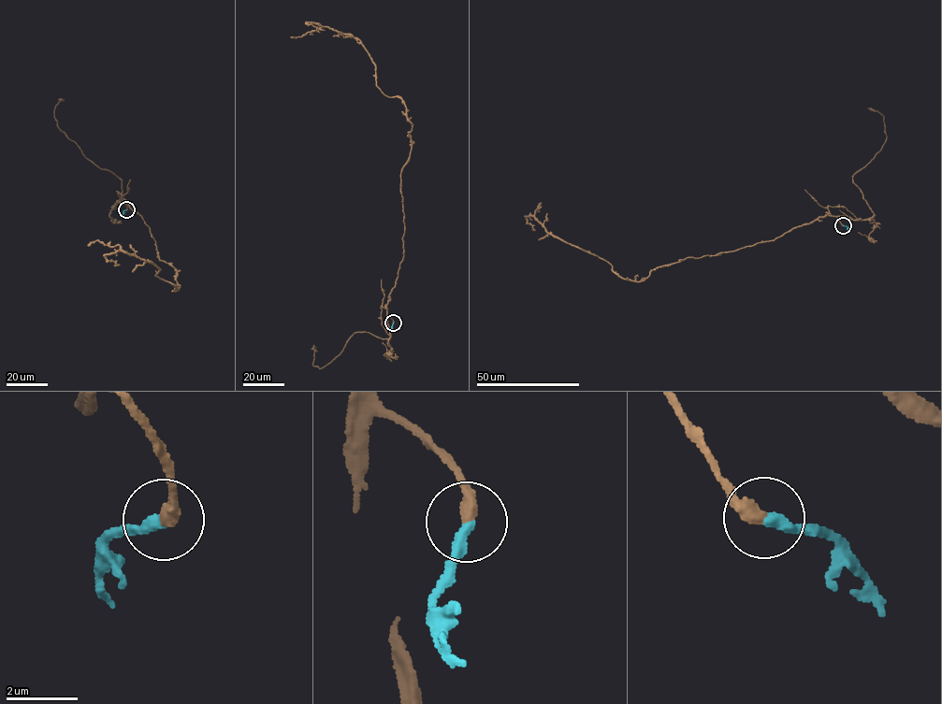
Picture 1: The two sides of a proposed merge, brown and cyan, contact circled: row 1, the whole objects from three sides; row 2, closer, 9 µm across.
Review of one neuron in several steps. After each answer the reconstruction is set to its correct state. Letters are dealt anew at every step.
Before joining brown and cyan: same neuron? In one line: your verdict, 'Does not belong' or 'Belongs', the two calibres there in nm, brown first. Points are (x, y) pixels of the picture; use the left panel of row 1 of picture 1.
Belongs. Thickness 360 nm (brown) against 320 nm

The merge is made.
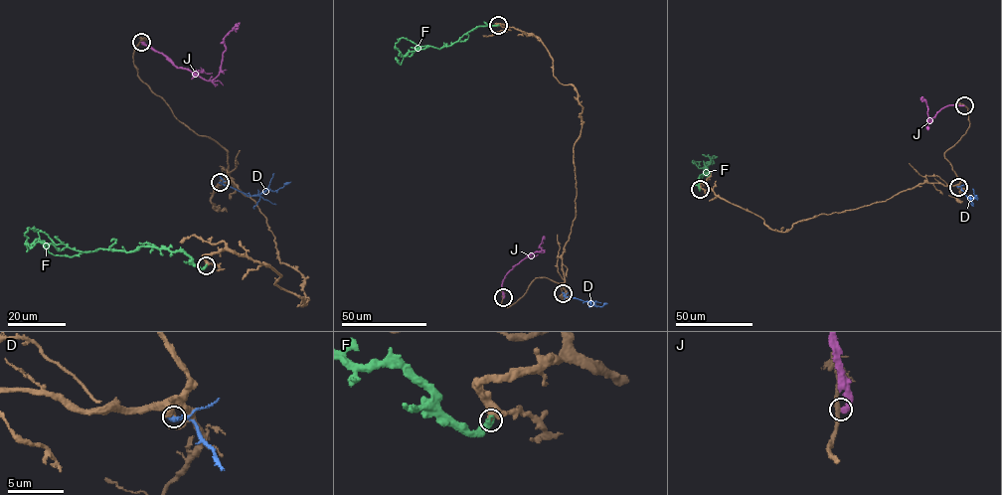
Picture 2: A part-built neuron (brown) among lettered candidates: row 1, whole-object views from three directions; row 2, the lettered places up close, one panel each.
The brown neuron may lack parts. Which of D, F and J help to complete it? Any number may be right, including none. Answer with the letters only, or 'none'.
F

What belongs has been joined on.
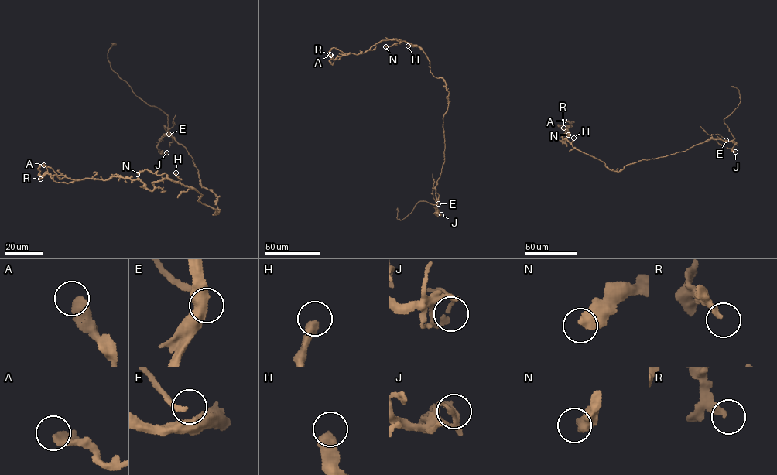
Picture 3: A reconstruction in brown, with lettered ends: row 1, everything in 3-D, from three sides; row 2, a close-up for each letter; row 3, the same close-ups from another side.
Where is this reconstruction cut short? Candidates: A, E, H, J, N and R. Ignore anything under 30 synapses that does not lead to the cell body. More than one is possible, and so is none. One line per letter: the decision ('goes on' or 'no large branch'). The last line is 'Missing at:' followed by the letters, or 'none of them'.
A: no large branch
E: no large branch
H: no large branch
J: no large branch
N: no large branch
R: no large branch
Missing at: none of them

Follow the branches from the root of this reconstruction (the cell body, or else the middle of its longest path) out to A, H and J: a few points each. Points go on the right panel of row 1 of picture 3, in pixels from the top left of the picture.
A: (633, 163), (610, 170), (566, 139), (563, 144), (561, 136), (569, 134), (565, 131), (569, 126), (564, 120)
H: (633, 163), (618, 171), (610, 170), (602, 161), (574, 148), (571, 143), (573, 138)
J: (633, 163), (685, 151), (710, 139), (733, 140), (735, 144), (732, 150), (735, 152)

